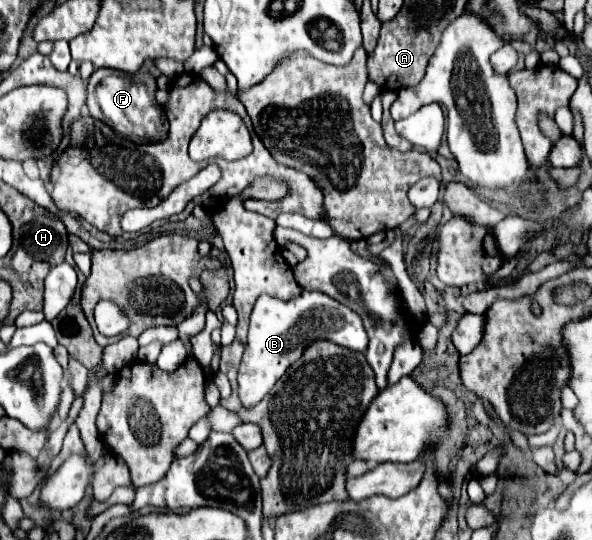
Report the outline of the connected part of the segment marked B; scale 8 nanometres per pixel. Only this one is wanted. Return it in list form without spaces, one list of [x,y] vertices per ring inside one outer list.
[[[304,290],[300,296],[288,302],[266,294],[260,296],[250,316],[248,344],[238,370],[238,392],[242,404],[252,408],[264,396],[268,396],[290,364],[296,362],[316,340],[328,340],[356,352],[364,352],[368,346],[368,336],[360,316],[356,316],[356,312],[352,312],[348,306],[332,300],[330,296],[324,296],[322,292]]]

